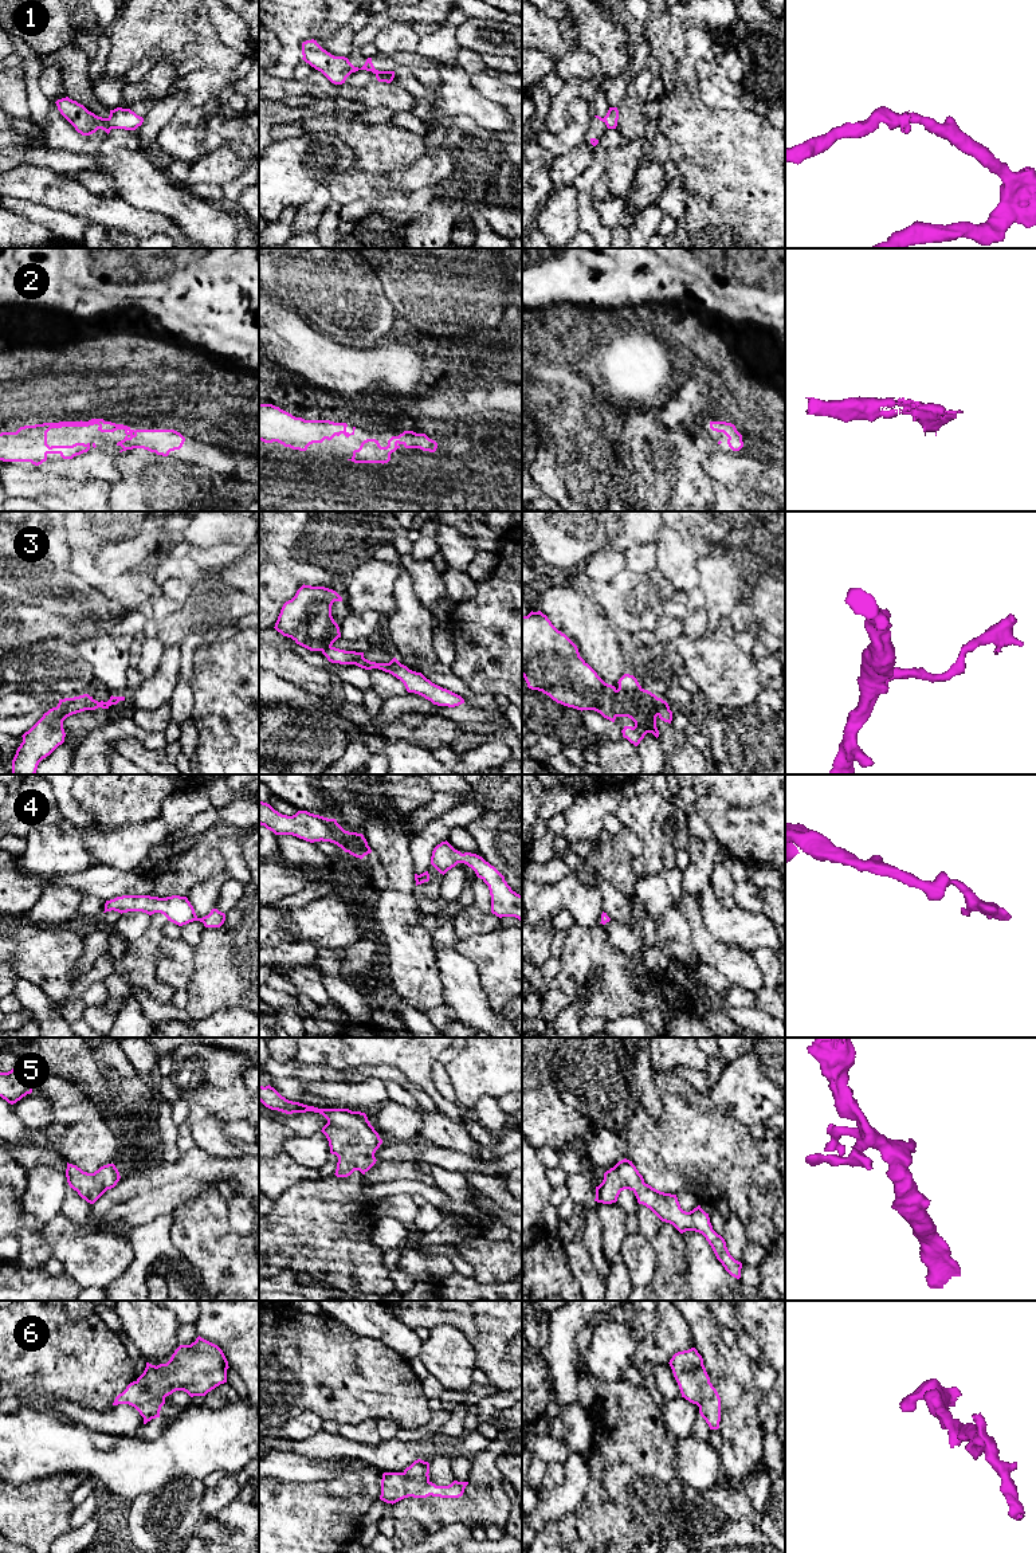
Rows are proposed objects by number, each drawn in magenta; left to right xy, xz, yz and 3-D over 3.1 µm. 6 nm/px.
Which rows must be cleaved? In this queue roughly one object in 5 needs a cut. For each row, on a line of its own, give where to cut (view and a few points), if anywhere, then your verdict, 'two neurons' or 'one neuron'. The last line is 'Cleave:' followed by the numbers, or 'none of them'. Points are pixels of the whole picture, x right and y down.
1: no cut | one neuron
2: no cut | one neuron
3: xy (66, 698), (62, 705), (63, 720) | two neurons
4: no cut | one neuron
5: no cut | one neuron
6: no cut | one neuron
Cleave: 3

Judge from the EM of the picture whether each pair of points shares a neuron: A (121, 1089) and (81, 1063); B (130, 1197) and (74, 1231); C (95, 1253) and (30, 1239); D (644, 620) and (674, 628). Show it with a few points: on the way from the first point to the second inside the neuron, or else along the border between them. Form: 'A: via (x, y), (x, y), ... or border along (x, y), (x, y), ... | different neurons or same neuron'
A: via (112, 1082), (90, 1063) | same neuron
B: via (117, 1204), (110, 1207), (87, 1230) | same neuron
C: via (79, 1253), (62, 1247), (46, 1247) | same neuron
D: border along (663, 612), (654, 631) | different neurons

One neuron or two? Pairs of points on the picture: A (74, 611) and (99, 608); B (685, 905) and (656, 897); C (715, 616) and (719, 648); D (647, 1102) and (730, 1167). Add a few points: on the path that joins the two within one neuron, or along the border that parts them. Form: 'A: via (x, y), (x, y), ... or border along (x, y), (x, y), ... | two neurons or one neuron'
A: via (81, 608), (93, 608) | one neuron
B: border along (682, 898), (675, 905) | two neurons
C: border along (718, 626), (706, 634) | two neurons
D: border along (654, 1082), (662, 1105), (662, 1113), (658, 1118) | two neurons

